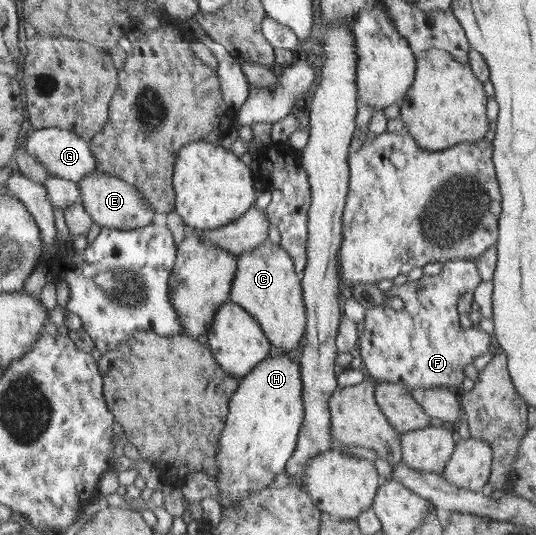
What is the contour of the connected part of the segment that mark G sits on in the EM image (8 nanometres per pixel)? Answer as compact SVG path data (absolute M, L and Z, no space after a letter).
M57 128L32 129L27 133L25 146L31 155L48 169L51 176L79 182L81 179L85 179L89 173L93 175L101 168L97 156L93 154L91 143L74 131Z

